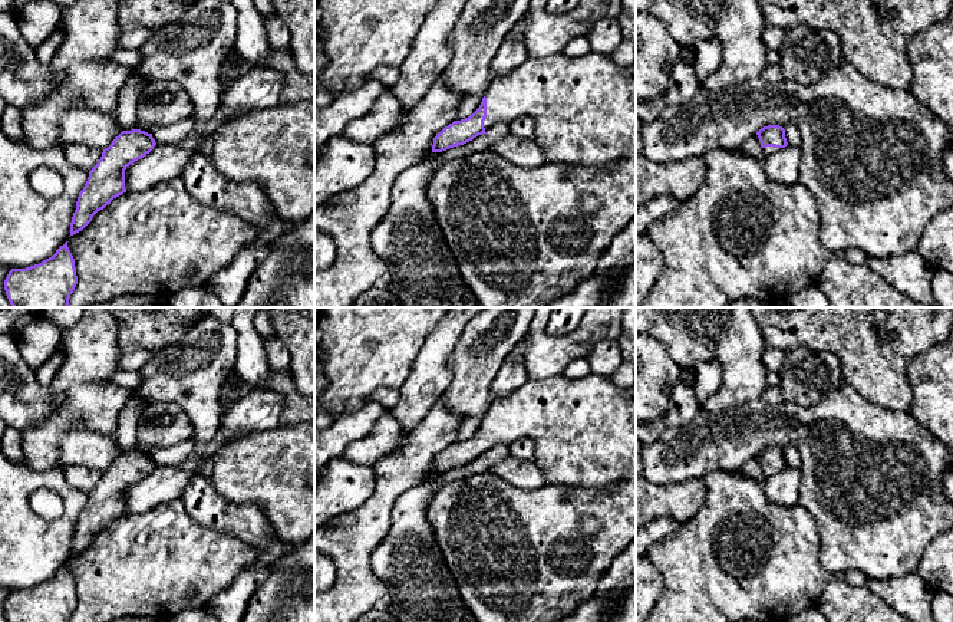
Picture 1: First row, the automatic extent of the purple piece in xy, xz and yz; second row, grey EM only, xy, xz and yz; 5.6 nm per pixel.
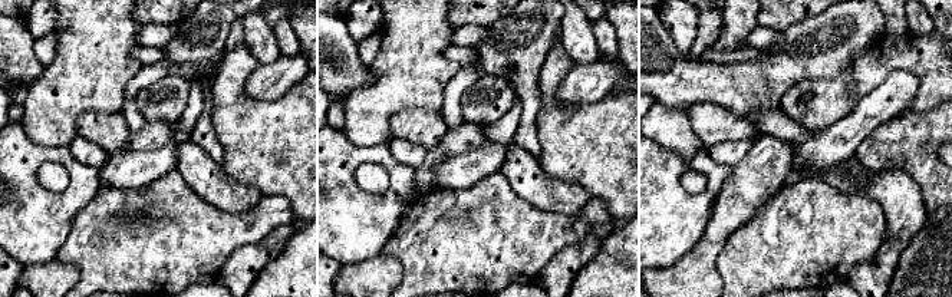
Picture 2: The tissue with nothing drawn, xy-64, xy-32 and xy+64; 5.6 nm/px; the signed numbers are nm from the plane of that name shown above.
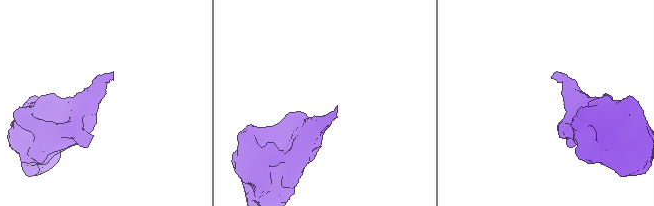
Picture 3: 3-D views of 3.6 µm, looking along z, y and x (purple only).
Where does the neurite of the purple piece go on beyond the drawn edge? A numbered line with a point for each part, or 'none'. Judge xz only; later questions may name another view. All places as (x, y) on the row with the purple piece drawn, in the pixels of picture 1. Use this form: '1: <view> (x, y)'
1: xz (584, 108)

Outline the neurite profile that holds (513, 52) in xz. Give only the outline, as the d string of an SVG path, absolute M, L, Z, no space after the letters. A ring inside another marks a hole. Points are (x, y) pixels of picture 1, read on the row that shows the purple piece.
M527 16L520 20L512 30L505 36L494 62L492 62L492 80L508 73L511 69L520 66L528 57L525 47Z

